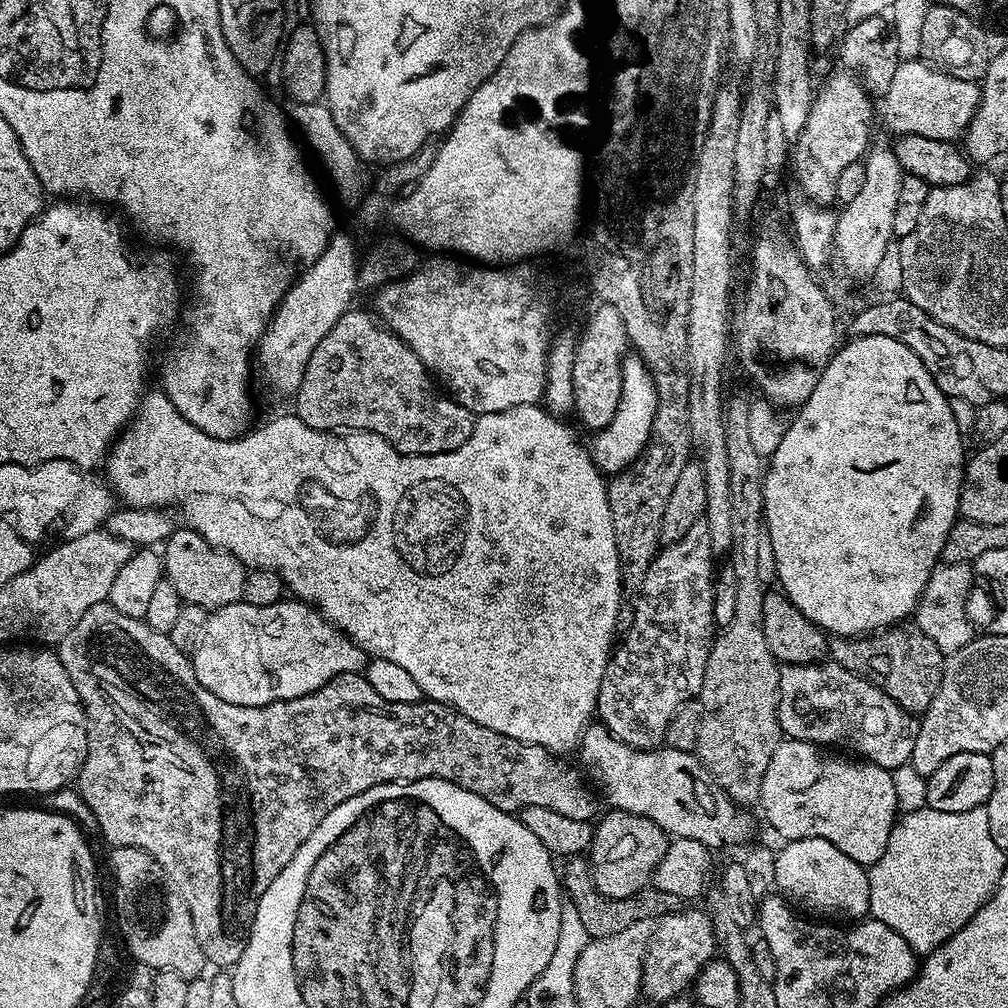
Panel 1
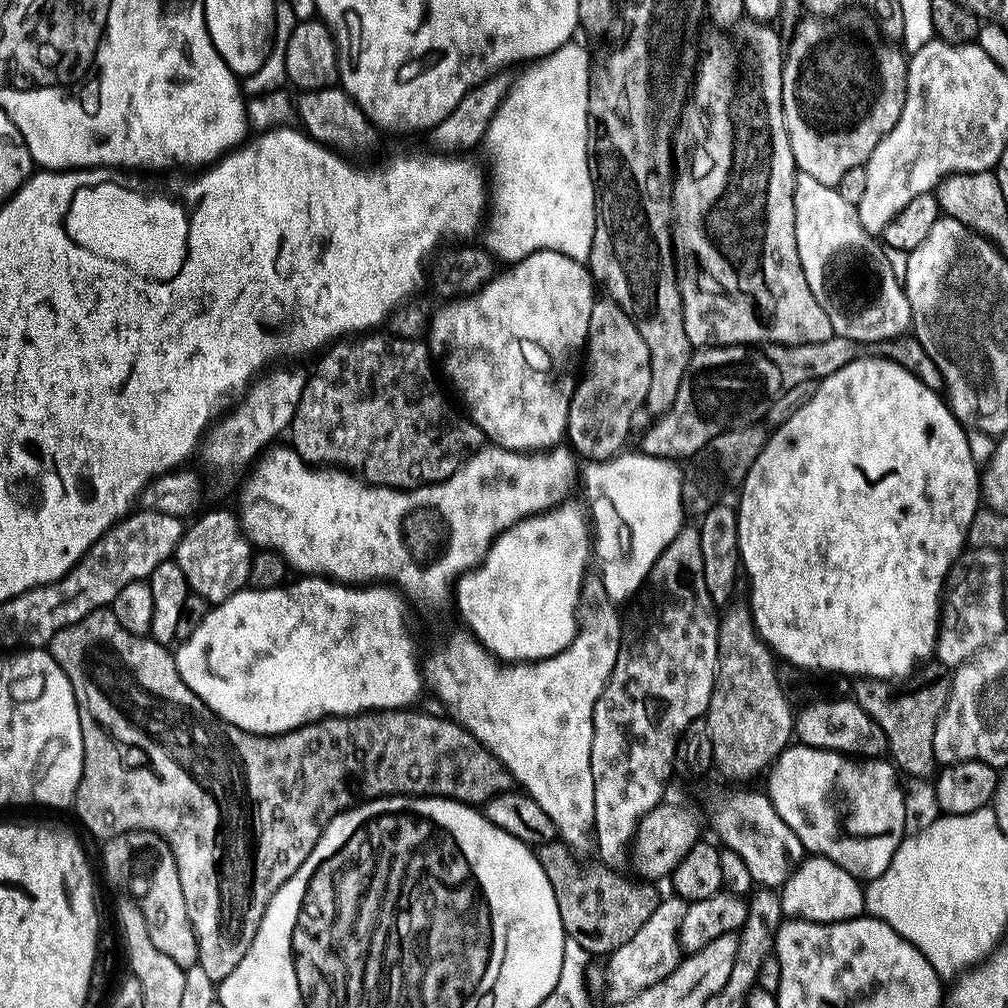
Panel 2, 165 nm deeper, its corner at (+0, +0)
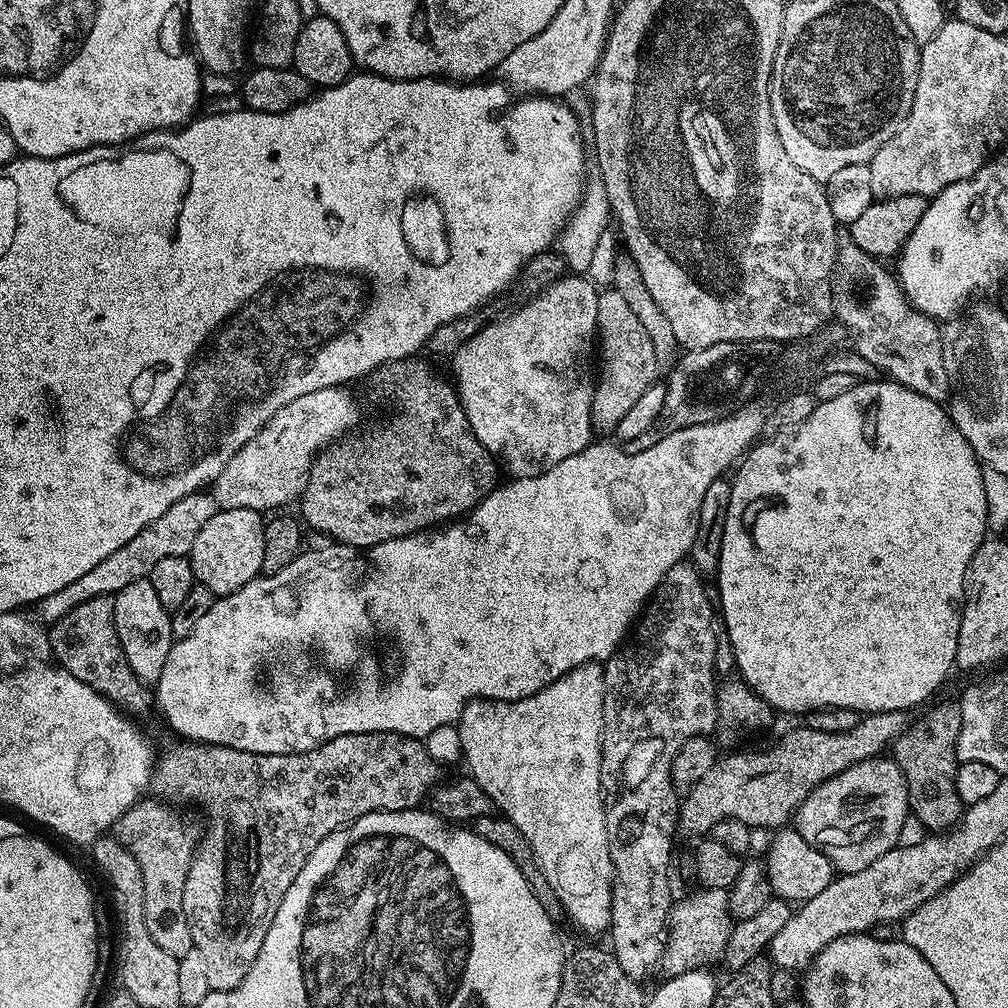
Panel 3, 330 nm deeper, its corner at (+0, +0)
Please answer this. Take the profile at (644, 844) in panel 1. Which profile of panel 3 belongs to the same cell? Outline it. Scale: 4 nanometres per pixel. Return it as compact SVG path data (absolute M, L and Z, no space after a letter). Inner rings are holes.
M874 712L865 715L863 718L856 720L854 730L848 730L846 732L827 732L822 730L818 726L812 726L812 728L796 728L793 732L788 732L784 736L784 741L781 744L776 744L773 748L768 748L765 752L740 752L744 750L736 750L733 756L721 755L717 759L716 765L710 769L705 776L698 781L698 786L694 786L687 794L683 797L682 803L678 808L678 828L681 833L689 832L690 835L696 836L695 838L703 837L705 834L711 833L712 827L718 822L723 820L737 820L742 822L746 827L753 830L759 830L759 828L772 828L771 830L780 830L785 827L784 824L795 817L796 812L802 806L802 802L812 793L813 790L818 787L822 782L826 782L830 778L834 778L838 774L842 774L842 770L846 770L850 766L854 766L858 762L866 762L867 760L875 760L877 756L887 753L891 749L892 745L895 744L897 738L902 735L905 730L910 727L910 718L908 712Z

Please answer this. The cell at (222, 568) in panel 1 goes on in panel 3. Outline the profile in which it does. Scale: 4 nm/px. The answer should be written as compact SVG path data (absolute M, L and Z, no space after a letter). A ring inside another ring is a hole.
M219 509L214 518L202 526L198 538L194 538L190 559L197 584L210 586L210 590L219 598L242 590L246 582L261 575L262 549L266 546L265 523L265 517L254 510Z

